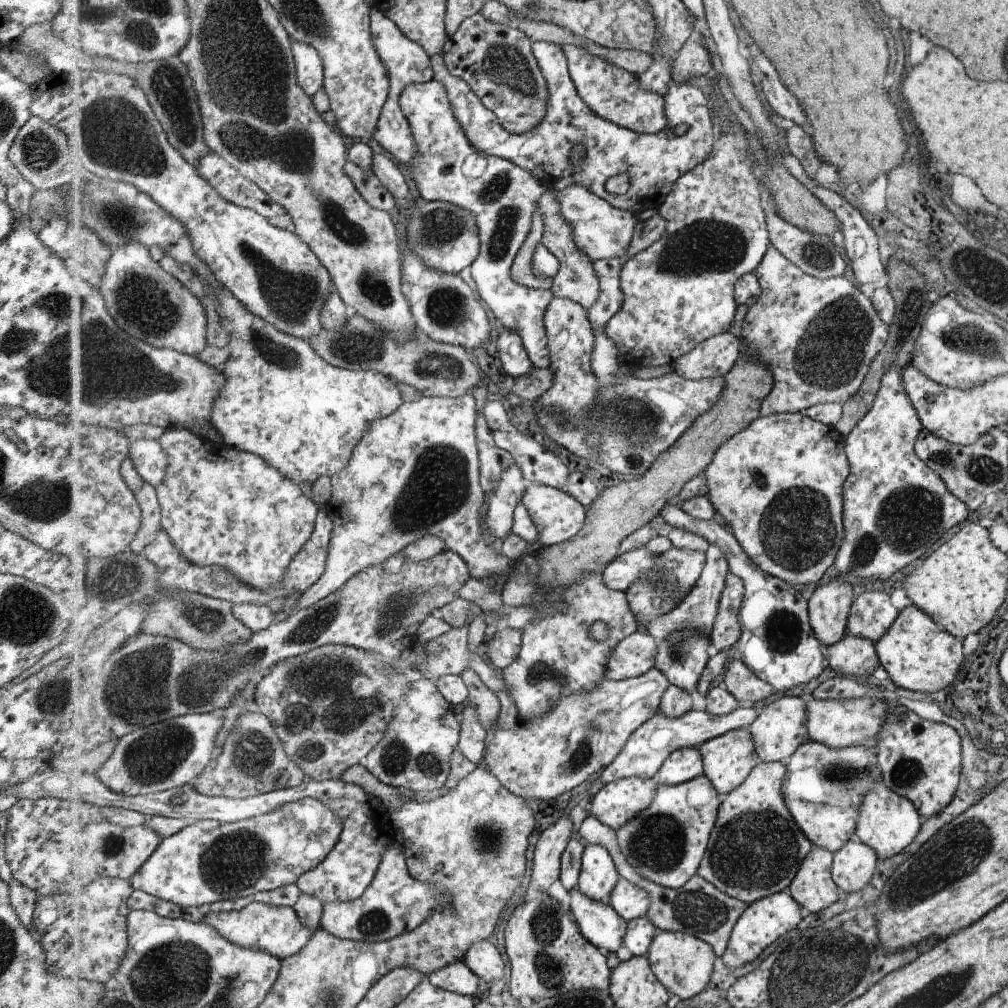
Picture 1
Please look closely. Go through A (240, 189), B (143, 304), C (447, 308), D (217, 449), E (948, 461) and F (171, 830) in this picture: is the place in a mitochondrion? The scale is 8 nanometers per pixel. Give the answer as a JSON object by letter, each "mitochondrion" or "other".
{"A":"mitochondrion","B":"mitochondrion","C":"mitochondrion","D":"other","E":"mitochondrion","F":"other"}

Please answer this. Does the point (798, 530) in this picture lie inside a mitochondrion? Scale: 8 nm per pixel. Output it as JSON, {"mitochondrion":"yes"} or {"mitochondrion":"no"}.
{"mitochondrion":"yes"}

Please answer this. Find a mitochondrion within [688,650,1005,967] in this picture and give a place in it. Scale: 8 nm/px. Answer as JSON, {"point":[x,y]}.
{"point":[959,850]}

